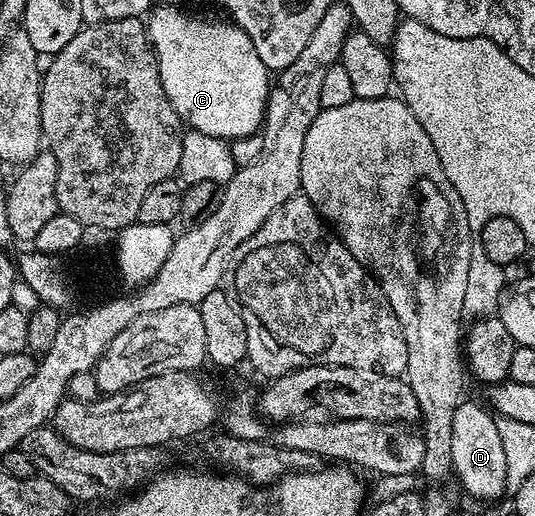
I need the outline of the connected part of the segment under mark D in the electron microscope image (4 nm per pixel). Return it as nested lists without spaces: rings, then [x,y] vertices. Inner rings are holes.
[[[464,399],[455,407],[452,417],[450,467],[472,496],[478,499],[496,499],[508,486],[506,458],[495,416],[484,405],[483,407],[469,399]]]

